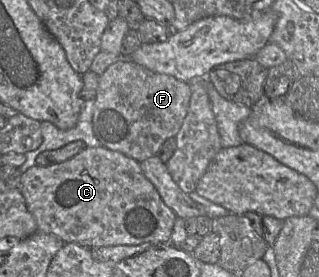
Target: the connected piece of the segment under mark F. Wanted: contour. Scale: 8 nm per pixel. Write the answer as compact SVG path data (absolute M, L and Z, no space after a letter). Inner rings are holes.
M119 58L99 76L92 117L94 135L103 147L142 162L156 156L162 144L177 135L190 98L190 83Z

